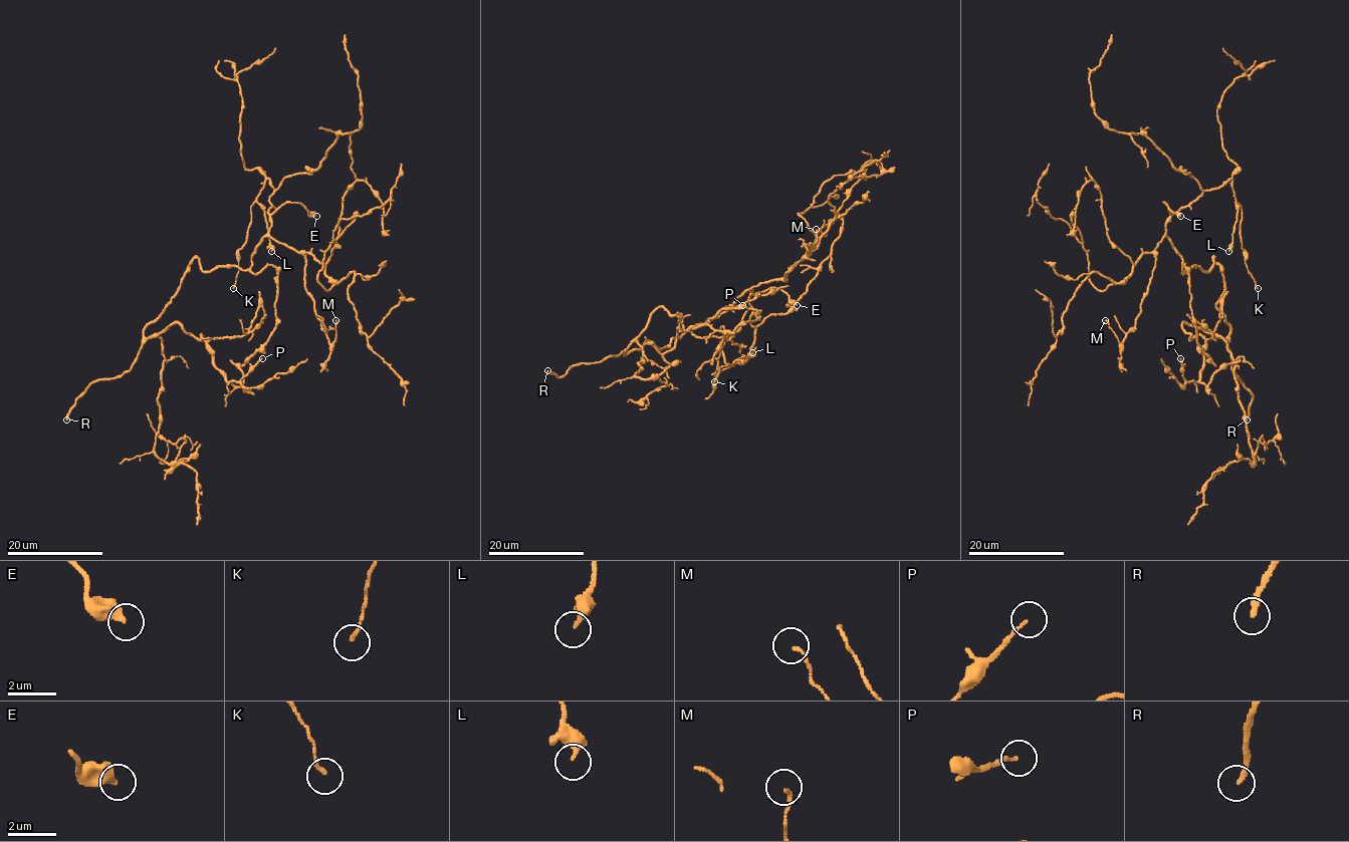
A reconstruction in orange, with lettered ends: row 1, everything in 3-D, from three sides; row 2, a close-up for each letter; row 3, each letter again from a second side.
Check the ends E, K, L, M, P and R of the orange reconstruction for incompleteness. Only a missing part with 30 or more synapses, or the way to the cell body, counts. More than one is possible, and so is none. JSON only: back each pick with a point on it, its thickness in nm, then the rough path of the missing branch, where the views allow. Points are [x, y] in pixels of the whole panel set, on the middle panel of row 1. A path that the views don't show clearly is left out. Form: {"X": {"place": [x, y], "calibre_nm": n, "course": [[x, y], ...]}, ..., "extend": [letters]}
{"R": {"place": [547, 370], "calibre_nm": 220}, "extend": ["R"]}

